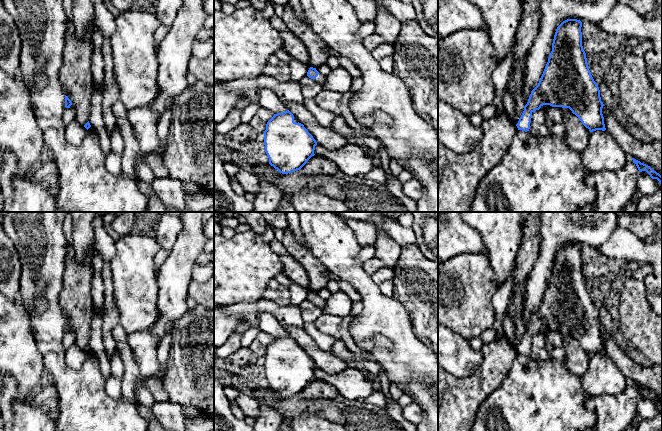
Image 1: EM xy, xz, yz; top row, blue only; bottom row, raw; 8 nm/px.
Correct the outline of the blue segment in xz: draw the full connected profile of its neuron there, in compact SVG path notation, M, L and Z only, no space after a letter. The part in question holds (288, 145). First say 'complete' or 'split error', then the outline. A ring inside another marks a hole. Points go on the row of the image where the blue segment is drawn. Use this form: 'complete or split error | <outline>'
complete | M289 110L274 114L267 122L266 130L263 134L265 152L269 158L269 164L282 174L300 170L315 155L316 140L303 124L294 121L294 116Z

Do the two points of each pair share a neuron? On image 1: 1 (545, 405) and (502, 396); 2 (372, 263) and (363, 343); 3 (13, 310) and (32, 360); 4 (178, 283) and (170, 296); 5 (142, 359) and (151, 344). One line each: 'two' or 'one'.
1: one
2: two
3: one
4: one
5: one

